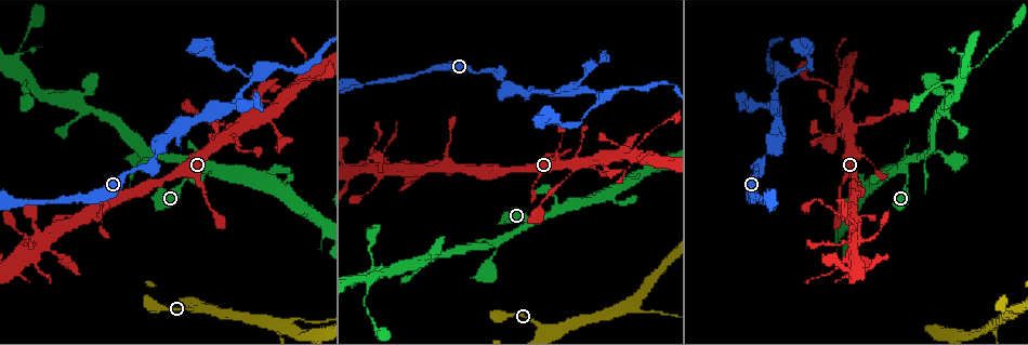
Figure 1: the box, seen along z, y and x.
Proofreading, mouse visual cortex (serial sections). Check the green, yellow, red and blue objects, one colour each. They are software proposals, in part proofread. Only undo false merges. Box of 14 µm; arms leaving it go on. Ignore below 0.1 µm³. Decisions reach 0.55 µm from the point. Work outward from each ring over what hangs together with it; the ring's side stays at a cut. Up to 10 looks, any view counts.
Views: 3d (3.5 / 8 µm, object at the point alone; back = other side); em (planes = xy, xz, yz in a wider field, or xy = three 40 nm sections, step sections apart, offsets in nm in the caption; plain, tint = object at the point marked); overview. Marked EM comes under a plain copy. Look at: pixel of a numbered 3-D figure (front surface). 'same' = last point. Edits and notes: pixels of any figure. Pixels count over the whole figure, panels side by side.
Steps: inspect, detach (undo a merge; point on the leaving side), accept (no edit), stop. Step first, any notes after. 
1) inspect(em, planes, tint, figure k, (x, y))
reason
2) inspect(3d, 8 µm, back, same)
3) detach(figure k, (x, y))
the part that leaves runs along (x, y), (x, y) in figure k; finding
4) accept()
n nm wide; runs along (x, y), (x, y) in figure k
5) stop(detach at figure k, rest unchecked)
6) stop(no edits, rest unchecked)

inspect(3d, 8 µm, figure 1, (442, 166))
arms part here

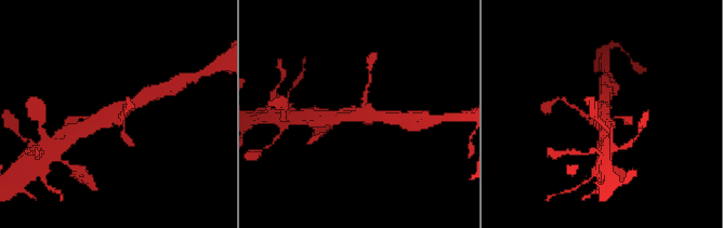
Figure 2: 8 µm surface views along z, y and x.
inspect(3d, 3.5 µm, figure 2, (600, 111))
closer look

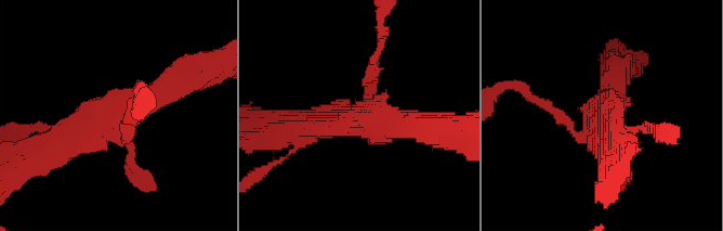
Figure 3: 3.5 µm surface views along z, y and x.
inspect(em, xy, step 3, tint, figure 3, (608, 111))

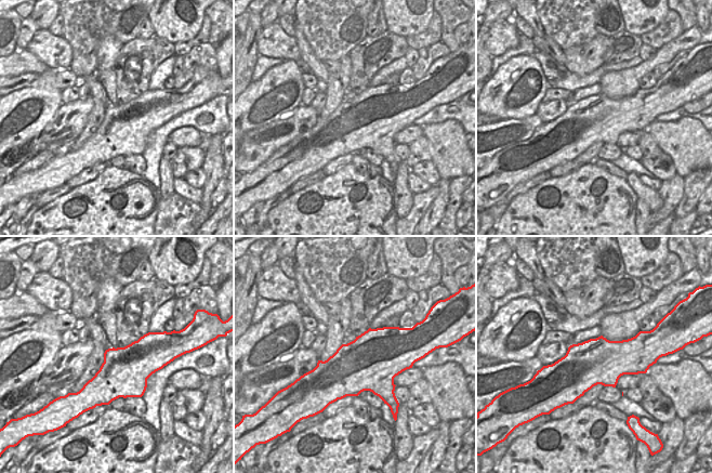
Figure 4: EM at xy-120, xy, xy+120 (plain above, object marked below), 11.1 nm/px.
accept()
runs along (183, 80), (57, 140) in figure 3; one cell here

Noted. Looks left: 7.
inspect(3d, 3.5 µm, figure 1, (392, 169))
thin arm on a thick one

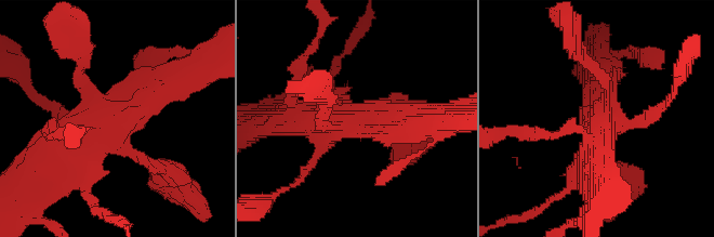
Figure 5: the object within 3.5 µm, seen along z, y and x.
inspect(em, planes, tint, figure 5, (117, 123))

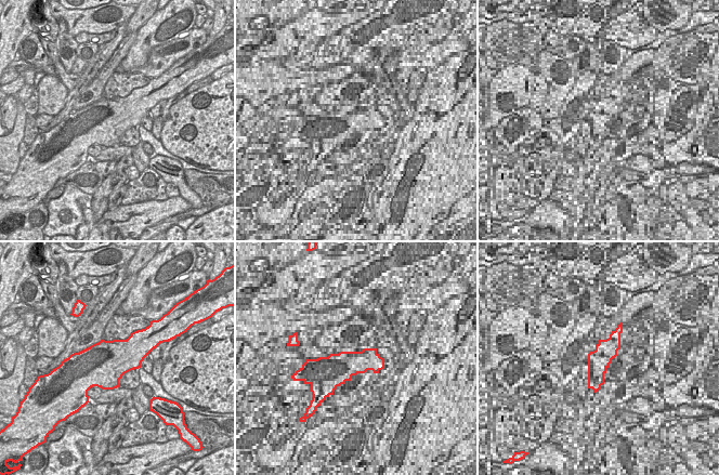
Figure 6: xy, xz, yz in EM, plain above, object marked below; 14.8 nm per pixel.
accept()
runs along (175, 78), (53, 152) in figure 5; continuous, no second cell

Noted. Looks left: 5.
inspect(3d, 3.5 µm, figure 1, (252, 78))
three-way junction

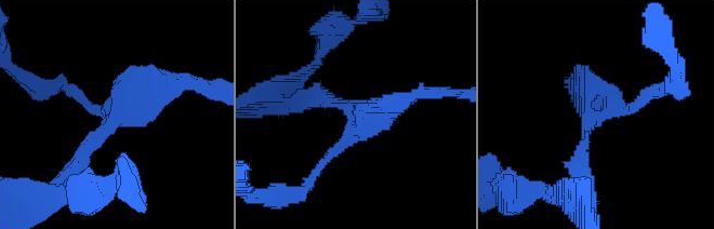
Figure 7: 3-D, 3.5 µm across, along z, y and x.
inspect(em, planes, tint, figure 7, (591, 120))
need the tissue

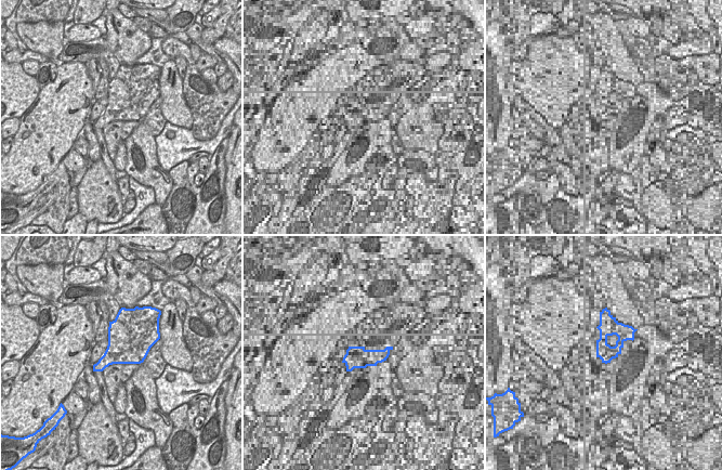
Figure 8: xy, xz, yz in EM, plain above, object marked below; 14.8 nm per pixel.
accept()
runs along (582, 171), (587, 124), (643, 98) in figure 7; one cell here

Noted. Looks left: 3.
inspect(3d, 3.5 µm, figure 1, (150, 151))

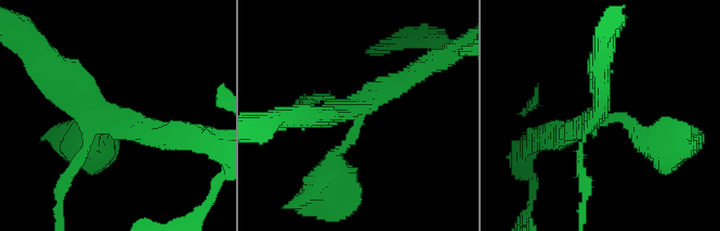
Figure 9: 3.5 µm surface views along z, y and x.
inspect(em, xy, step 2, tint, figure 9, (592, 118))

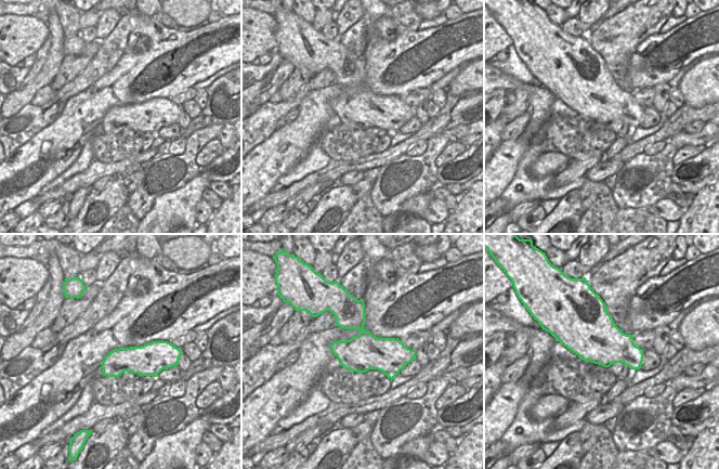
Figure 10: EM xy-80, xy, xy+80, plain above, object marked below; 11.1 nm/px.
accept()
runs along (172, 136), (102, 119), (59, 69) in figure 9; all the same cell

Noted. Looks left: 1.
stop(no edits, rest unchecked)

